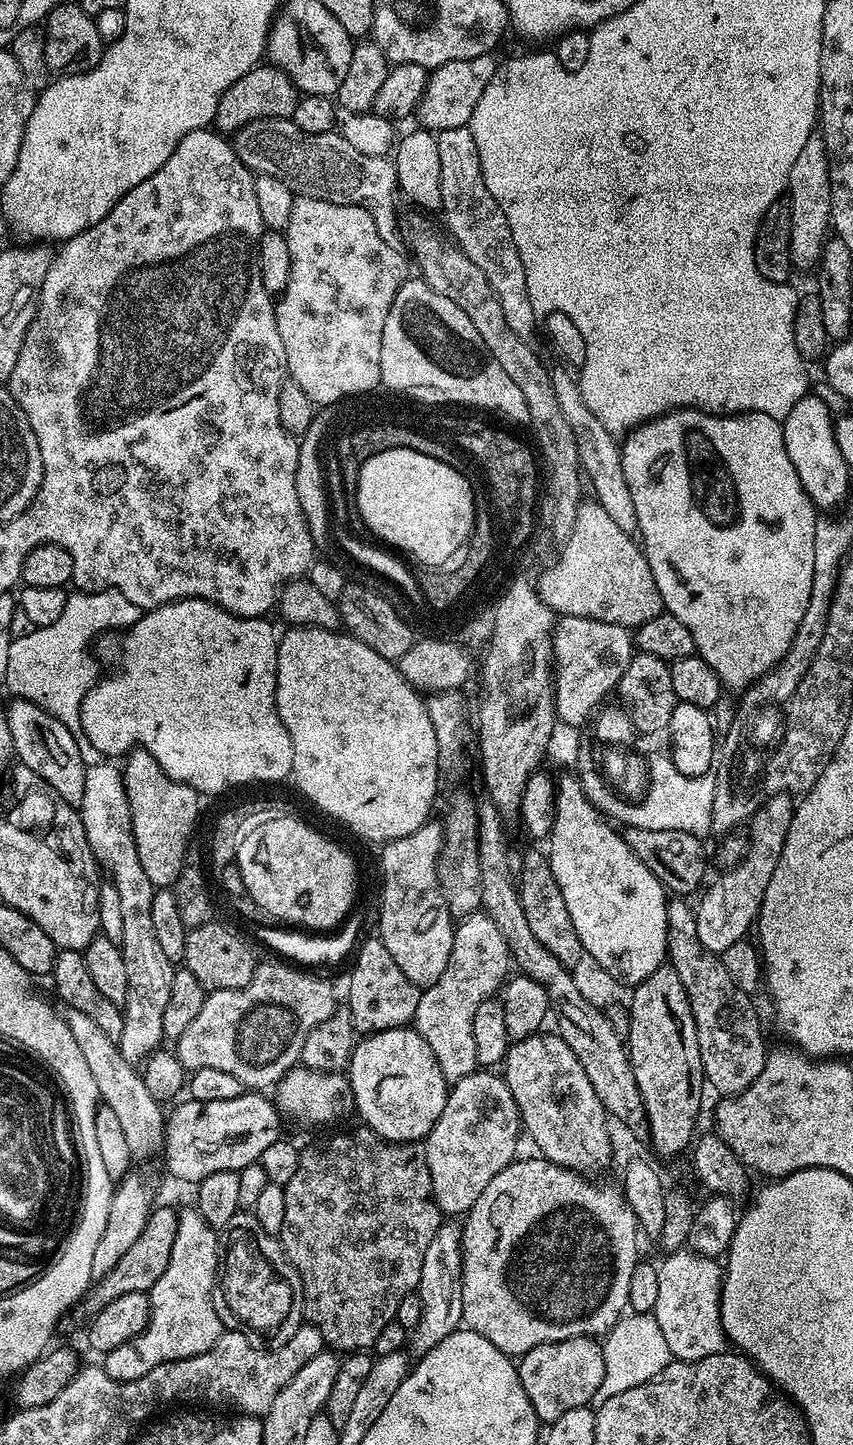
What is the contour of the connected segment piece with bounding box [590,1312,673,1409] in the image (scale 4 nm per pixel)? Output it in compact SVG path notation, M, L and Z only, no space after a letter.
M632 1312L621 1317L619 1322L608 1330L602 1347L606 1373L603 1375L602 1385L598 1386L598 1390L594 1392L594 1398L591 1399L590 1406L593 1409L600 1408L607 1399L622 1394L625 1390L653 1380L673 1360L665 1337L652 1312Z

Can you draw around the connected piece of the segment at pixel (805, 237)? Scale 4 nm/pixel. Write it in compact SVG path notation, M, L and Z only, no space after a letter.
M813 134L791 167L786 189L791 202L791 258L799 271L815 269L820 263L823 241L831 227L833 196L830 194L829 158L823 137Z

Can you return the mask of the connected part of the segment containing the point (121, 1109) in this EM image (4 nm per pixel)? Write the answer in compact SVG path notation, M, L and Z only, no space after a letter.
M68 1008L63 1013L63 1018L68 1023L70 1034L74 1034L74 1042L78 1042L78 1048L82 1050L86 1063L90 1065L90 1074L93 1075L98 1084L98 1094L103 1104L110 1106L110 1110L114 1110L114 1115L118 1117L122 1131L126 1133L126 1142L130 1146L133 1155L140 1156L151 1150L152 1143L163 1135L164 1125L166 1123L166 1112L161 1101L154 1098L154 1094L150 1094L150 1090L146 1090L146 1082L143 1075L138 1071L137 1065L131 1060L122 1058L120 1053L120 1045L115 1040L106 1038L106 1034L98 1025L95 1024L86 1014L81 1014L79 1010Z

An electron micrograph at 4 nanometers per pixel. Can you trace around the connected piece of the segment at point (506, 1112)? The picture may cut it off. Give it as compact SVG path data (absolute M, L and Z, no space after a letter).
M477 1070L448 1089L446 1106L438 1114L438 1122L423 1141L426 1162L432 1179L432 1197L441 1213L460 1218L478 1202L482 1190L490 1186L490 1178L517 1159L516 1139L522 1136L520 1111L510 1094L503 1075L492 1070Z

